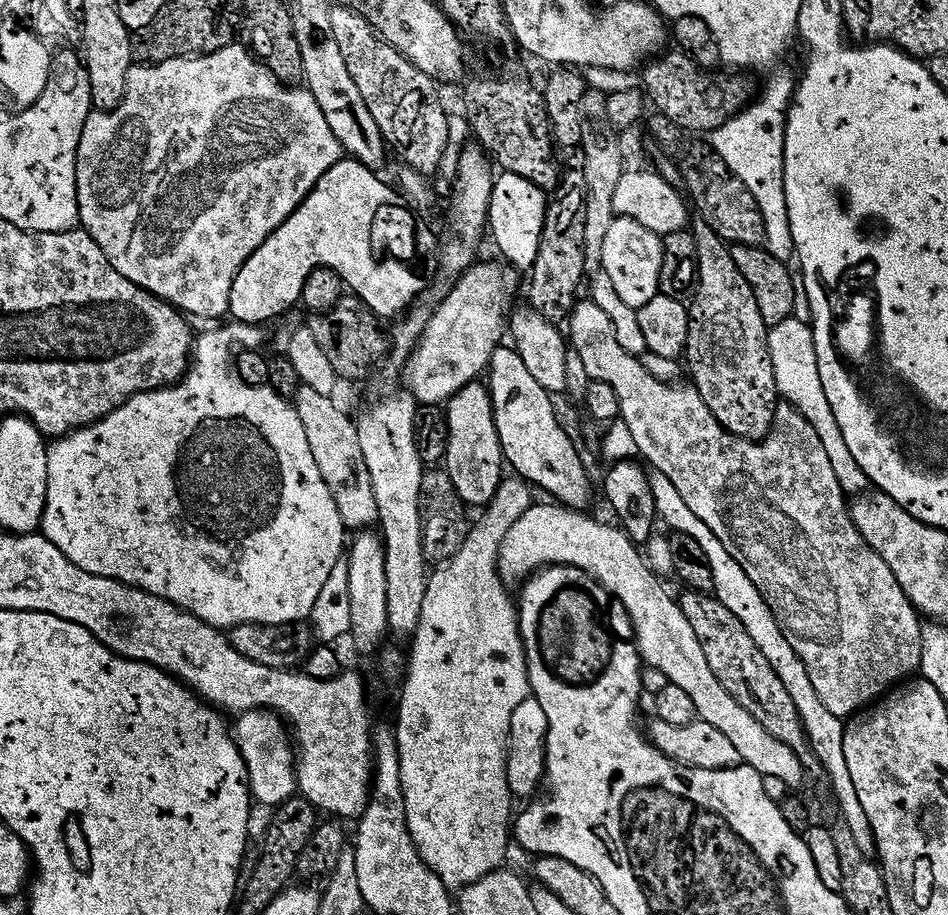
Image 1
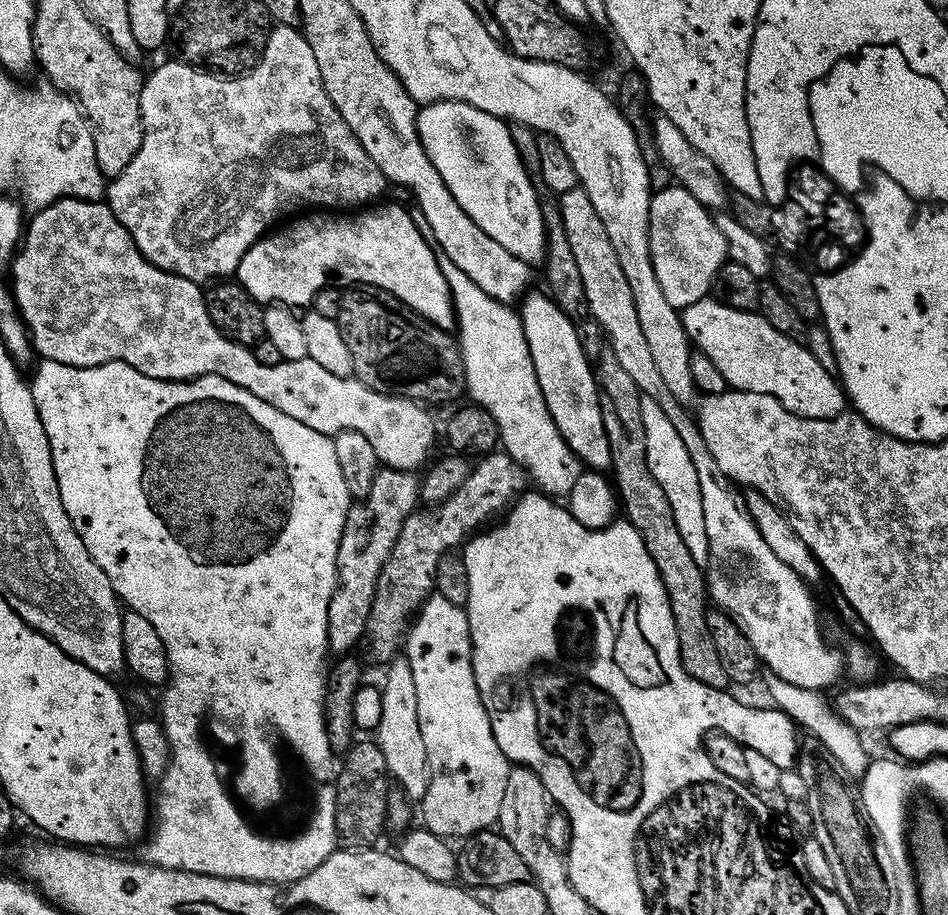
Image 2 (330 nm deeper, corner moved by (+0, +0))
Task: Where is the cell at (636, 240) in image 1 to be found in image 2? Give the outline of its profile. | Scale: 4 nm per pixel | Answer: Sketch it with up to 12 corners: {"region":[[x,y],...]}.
{"region":[[680,185],[652,195],[649,238],[666,302],[709,295],[728,243]]}

